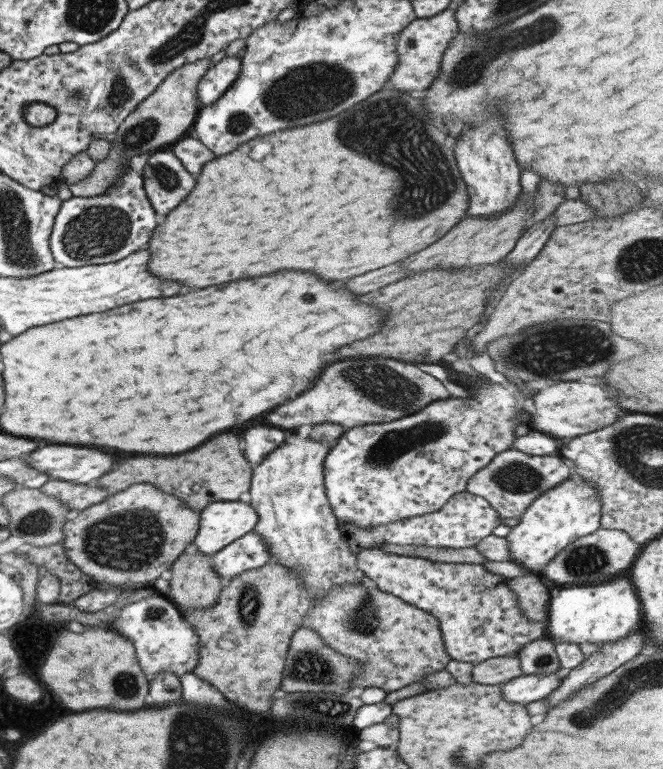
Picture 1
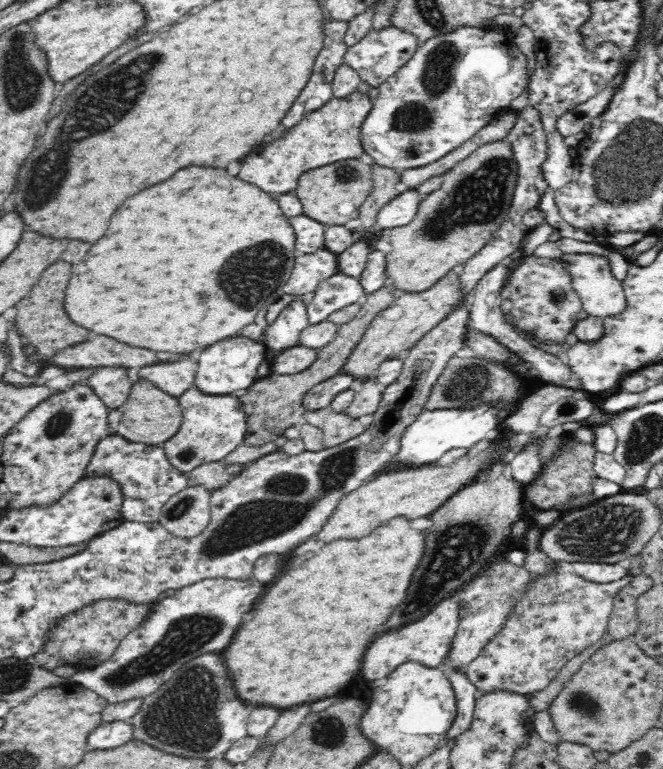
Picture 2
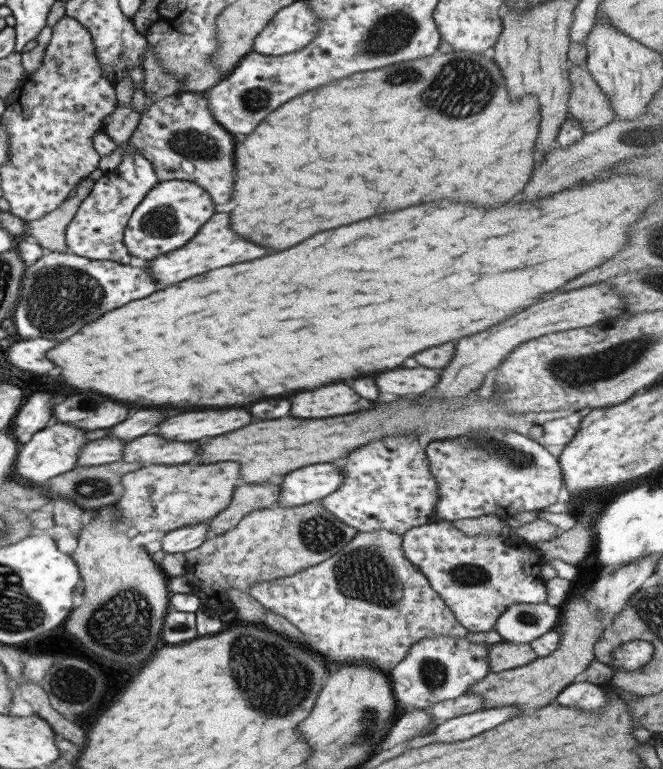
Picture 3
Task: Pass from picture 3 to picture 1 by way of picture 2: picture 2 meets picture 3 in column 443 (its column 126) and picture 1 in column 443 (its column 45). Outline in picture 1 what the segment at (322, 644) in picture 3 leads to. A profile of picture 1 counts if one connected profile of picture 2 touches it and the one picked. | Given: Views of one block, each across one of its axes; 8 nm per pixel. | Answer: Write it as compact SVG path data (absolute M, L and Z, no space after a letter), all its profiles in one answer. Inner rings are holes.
M367 577L359 584L347 582L345 586L335 586L321 600L313 600L310 605L312 608L307 618L307 628L315 631L327 647L339 655L355 658L359 663L359 672L351 680L351 688L375 686L385 693L393 692L423 679L423 676L429 673L445 668L450 661L449 654L443 646L437 620L429 612L423 612L397 596L379 590Z

